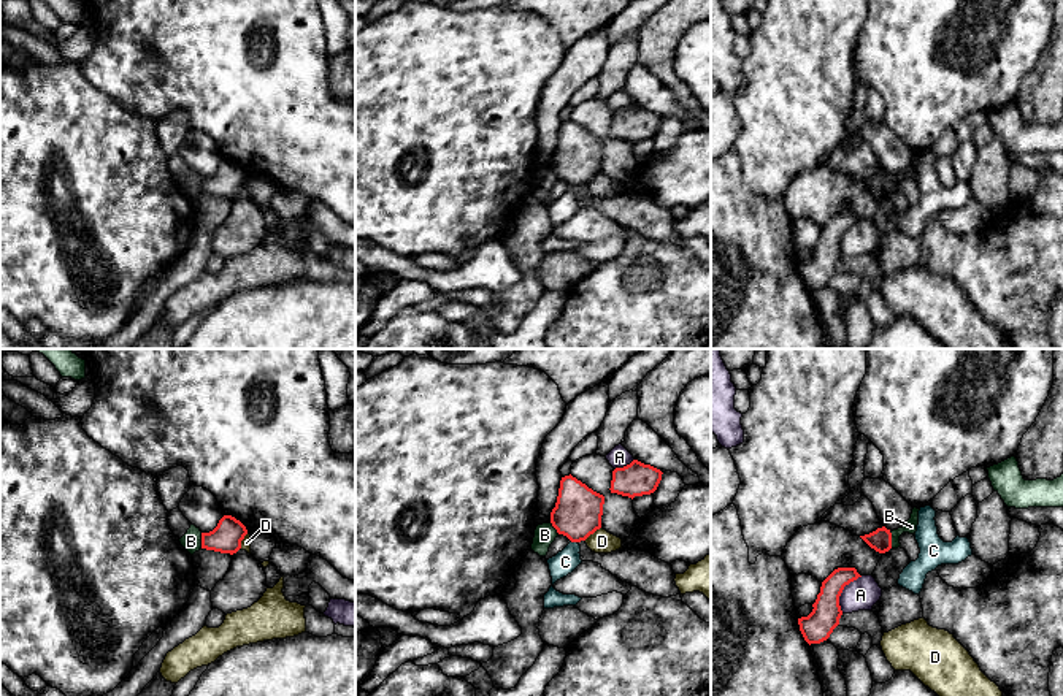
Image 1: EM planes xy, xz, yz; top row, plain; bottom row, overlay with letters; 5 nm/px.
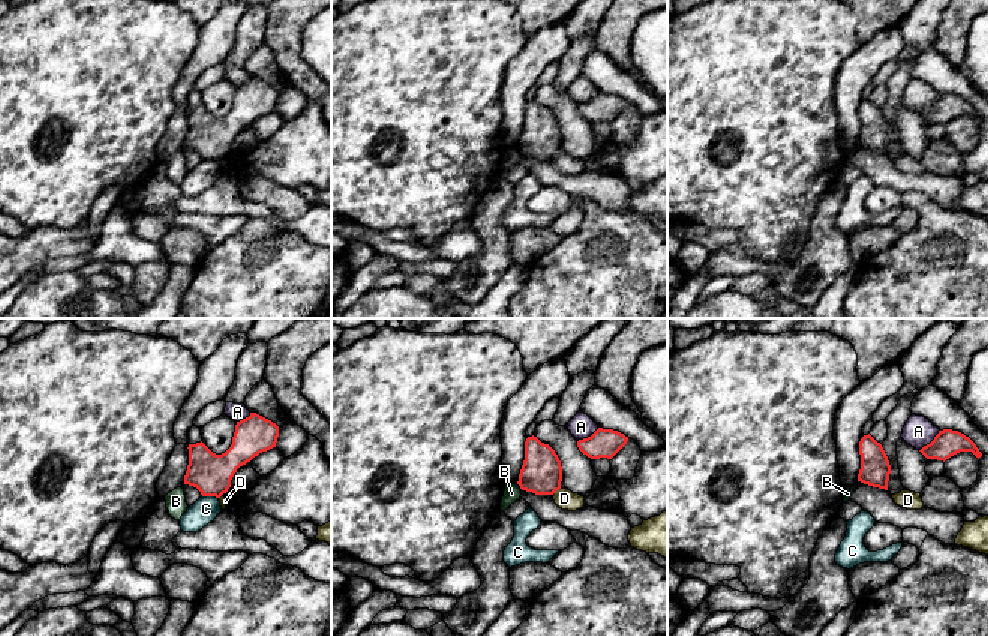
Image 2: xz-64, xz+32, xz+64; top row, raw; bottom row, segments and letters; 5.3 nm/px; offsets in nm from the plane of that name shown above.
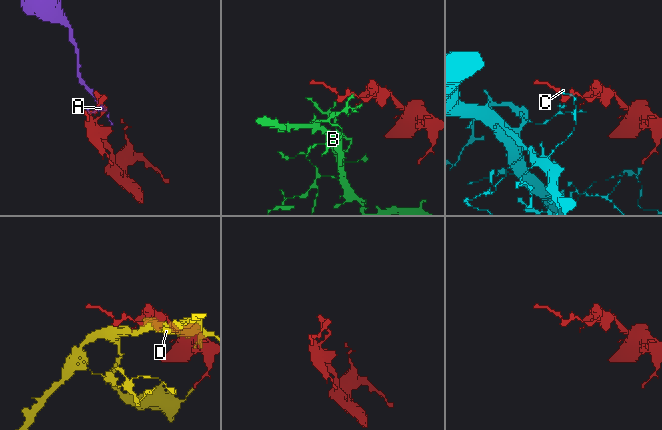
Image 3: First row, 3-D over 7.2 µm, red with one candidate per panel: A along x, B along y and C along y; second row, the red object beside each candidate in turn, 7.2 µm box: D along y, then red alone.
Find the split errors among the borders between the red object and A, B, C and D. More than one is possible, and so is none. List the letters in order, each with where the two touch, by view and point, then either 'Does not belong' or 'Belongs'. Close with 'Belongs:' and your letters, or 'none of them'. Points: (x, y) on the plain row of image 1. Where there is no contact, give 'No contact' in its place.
A: Touches red at yz (841, 237). Does not belong
B: Touches red at yz (890, 184). Does not belong
C: Touches red at xz (575, 186). Does not belong
D: Touches red at xz (592, 178). Does not belong
Belongs: none of them

